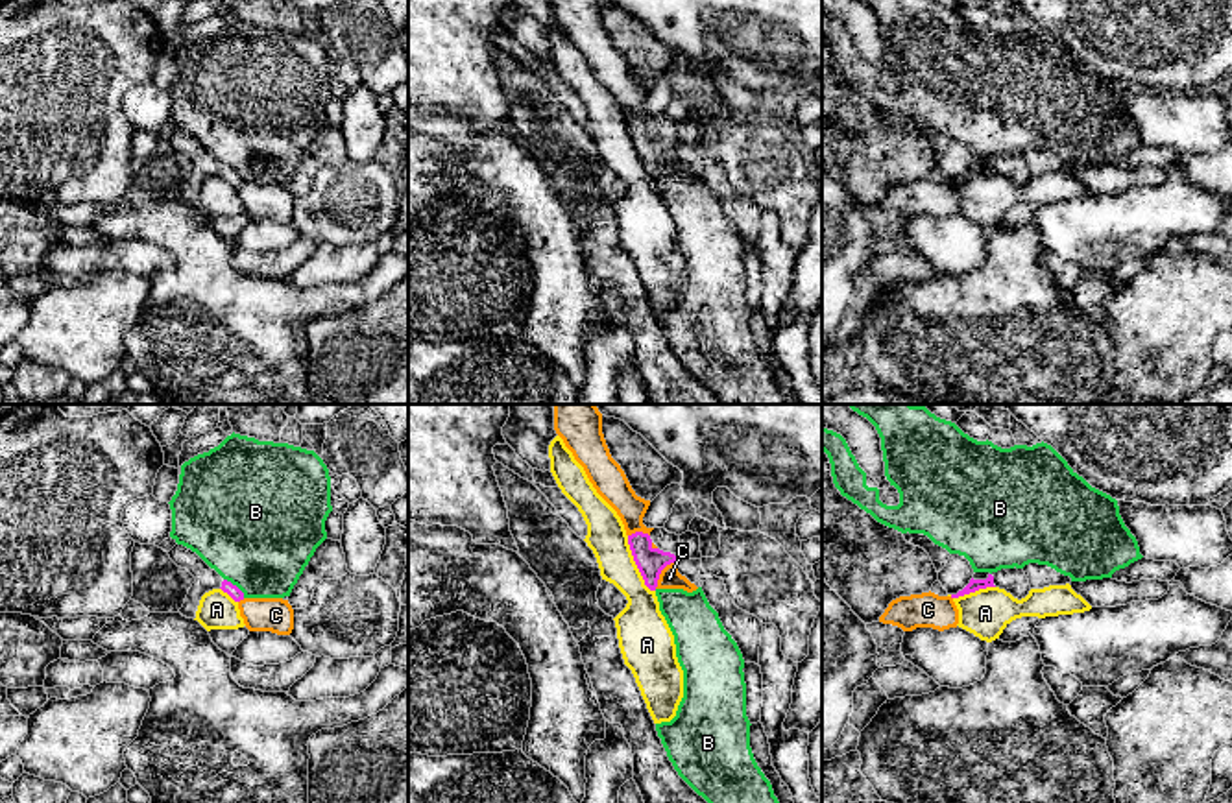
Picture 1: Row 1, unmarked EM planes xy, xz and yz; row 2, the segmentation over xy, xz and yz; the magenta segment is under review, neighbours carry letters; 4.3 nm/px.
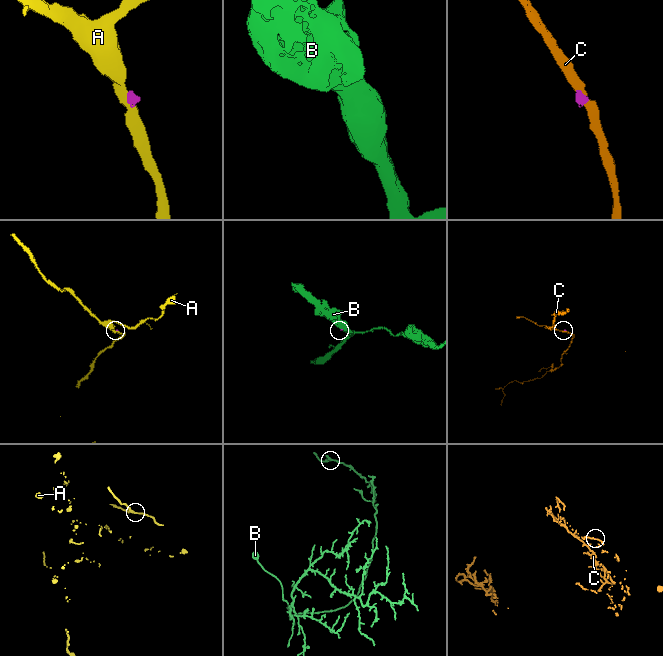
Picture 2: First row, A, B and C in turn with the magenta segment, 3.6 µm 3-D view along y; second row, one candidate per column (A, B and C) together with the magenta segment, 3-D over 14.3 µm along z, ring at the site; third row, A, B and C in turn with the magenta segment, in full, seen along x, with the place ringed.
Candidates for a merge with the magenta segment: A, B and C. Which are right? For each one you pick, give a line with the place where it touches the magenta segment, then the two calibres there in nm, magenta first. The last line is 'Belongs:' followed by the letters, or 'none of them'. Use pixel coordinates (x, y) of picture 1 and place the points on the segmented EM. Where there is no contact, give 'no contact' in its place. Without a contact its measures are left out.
Belongs: none of them

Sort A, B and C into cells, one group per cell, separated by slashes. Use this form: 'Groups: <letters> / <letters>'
Groups: A / B / C

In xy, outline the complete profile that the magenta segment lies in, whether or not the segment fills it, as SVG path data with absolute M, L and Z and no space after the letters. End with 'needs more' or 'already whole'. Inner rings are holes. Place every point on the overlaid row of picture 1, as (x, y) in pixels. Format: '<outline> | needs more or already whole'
M175 545L170 552L168 552L170 559L181 567L187 569L196 581L192 583L192 587L188 589L188 594L185 598L183 607L179 609L179 613L187 618L196 618L196 611L199 605L199 600L205 593L212 591L212 589L222 589L223 593L227 593L235 602L244 600L244 593L233 585L231 581L223 580L214 569L211 569L196 552L192 552L190 548L183 546L183 545Z | needs more

